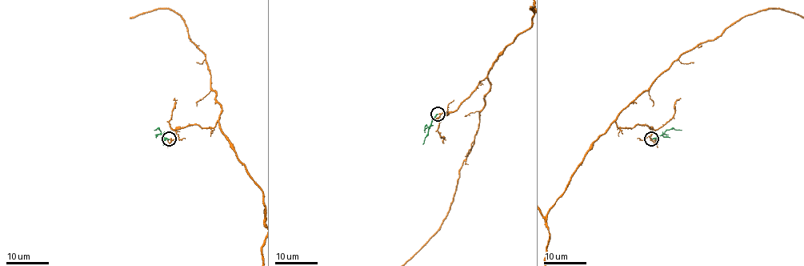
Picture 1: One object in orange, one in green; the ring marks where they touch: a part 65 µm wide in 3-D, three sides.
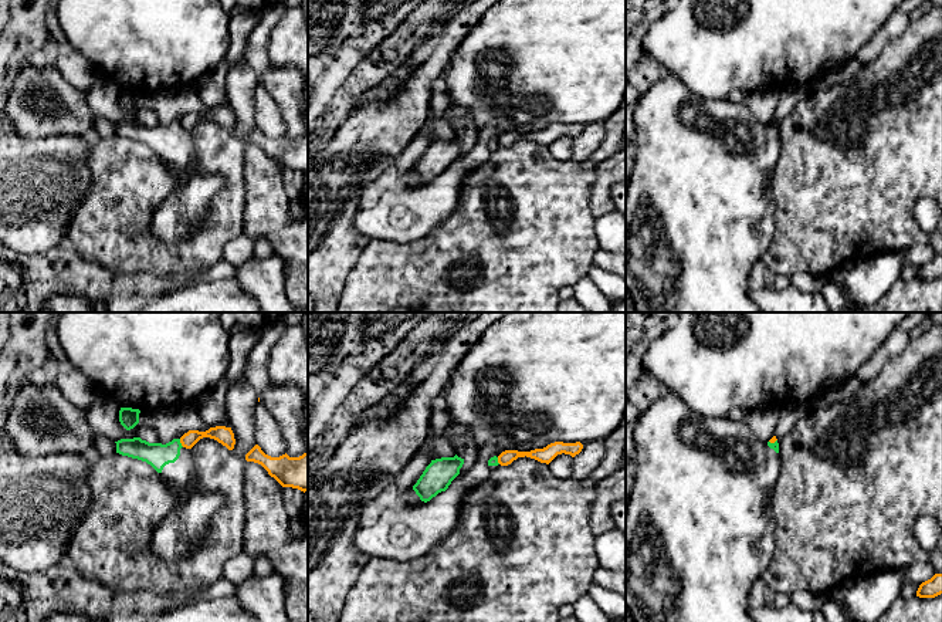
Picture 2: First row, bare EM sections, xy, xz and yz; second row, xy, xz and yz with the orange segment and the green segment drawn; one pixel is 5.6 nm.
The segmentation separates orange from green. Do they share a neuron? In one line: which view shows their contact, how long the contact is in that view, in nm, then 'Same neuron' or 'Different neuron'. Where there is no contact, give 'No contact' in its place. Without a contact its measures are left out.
Touches orange in xy. Shared border 50 nm. Different neuron

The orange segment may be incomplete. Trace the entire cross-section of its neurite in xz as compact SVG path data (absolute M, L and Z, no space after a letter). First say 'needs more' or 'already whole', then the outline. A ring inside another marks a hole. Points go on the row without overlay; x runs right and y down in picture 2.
already whole | M555 124L548 126L543 131L535 131L531 133L518 133L518 132L505 132L498 138L498 145L501 148L508 148L518 139L531 139L541 145L549 146L558 136L570 136L575 139L579 136L583 131L583 126L580 124L576 125L563 125L563 124Z

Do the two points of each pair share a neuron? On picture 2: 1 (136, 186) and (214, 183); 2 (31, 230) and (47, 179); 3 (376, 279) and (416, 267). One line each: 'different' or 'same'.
1: different
2: same
3: same

